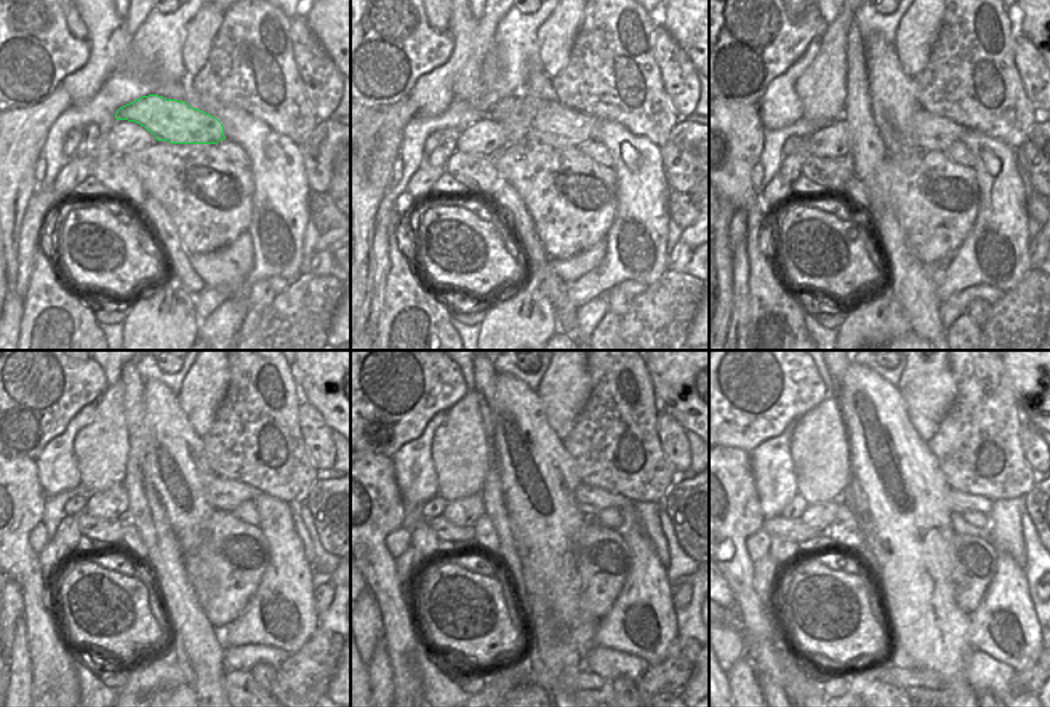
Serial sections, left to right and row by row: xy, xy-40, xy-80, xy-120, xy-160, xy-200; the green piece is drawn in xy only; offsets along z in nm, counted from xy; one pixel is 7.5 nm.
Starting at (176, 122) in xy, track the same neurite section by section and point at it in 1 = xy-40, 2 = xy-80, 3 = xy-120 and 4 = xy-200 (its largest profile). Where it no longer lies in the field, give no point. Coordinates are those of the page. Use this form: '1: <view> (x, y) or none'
1: xy-40 (525, 120)
2: xy-80 (929, 131)
3: xy-120 (226, 495)
4: xy-200 (957, 501)

